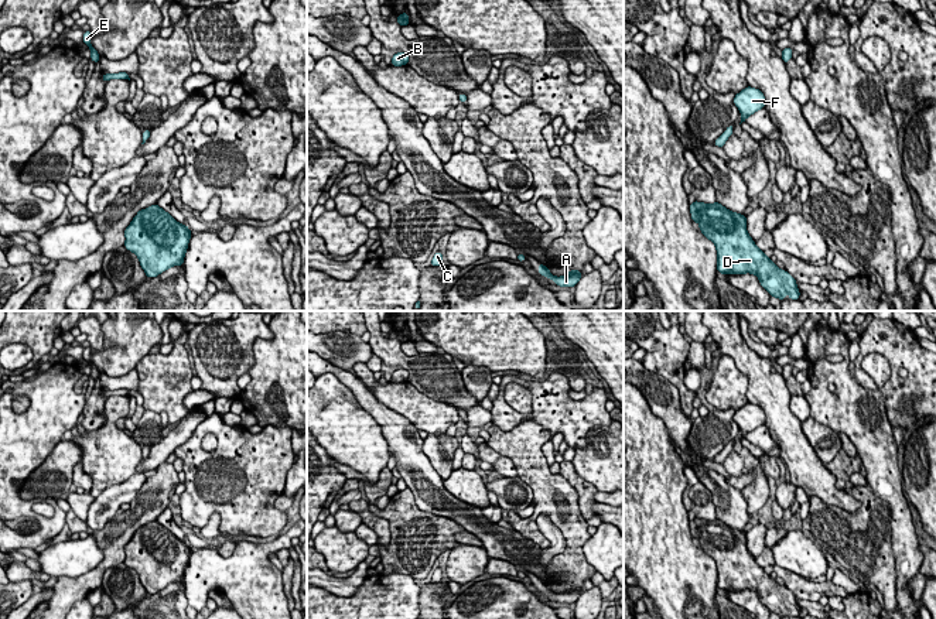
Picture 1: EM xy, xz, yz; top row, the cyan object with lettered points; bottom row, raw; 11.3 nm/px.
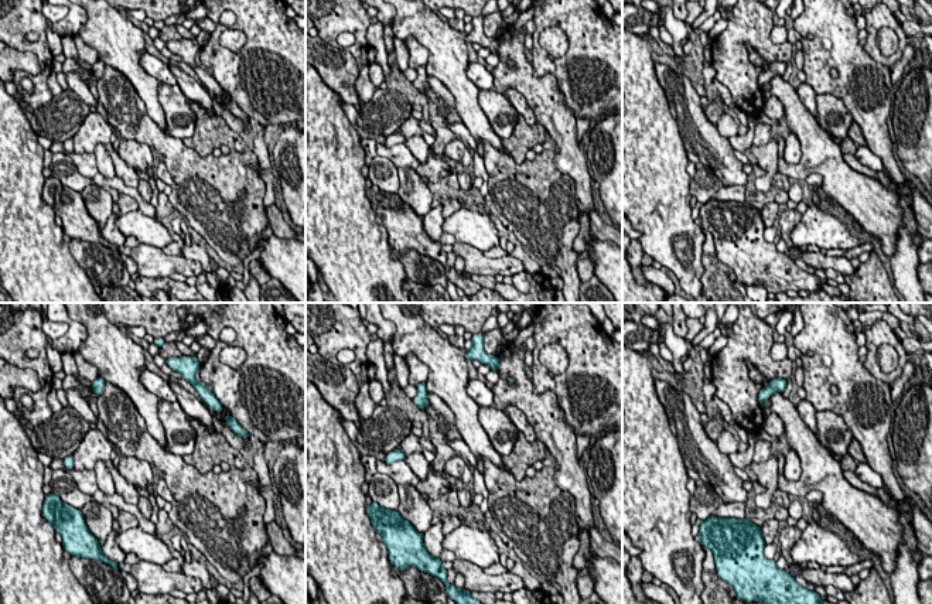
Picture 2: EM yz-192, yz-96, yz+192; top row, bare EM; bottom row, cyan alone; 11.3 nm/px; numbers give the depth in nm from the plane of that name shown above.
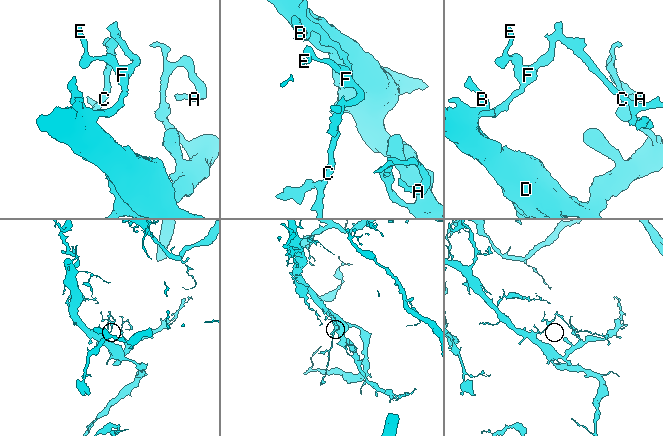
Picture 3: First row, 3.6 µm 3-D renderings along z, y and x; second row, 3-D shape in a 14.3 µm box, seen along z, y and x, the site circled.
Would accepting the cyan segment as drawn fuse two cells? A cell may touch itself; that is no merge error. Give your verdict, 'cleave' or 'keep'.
keep

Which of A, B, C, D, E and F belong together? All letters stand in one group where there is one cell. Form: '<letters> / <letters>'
A B C D E F

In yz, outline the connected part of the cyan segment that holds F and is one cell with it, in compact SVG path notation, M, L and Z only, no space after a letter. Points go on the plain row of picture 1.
M747 403L734 413L734 421L739 425L739 430L742 431L742 440L747 437L748 432L765 424L765 413L759 406Z

